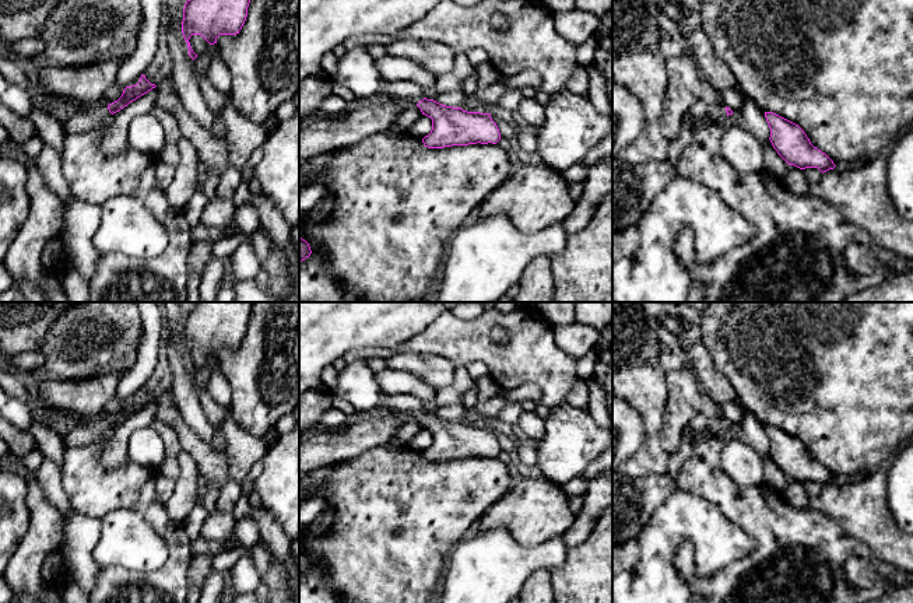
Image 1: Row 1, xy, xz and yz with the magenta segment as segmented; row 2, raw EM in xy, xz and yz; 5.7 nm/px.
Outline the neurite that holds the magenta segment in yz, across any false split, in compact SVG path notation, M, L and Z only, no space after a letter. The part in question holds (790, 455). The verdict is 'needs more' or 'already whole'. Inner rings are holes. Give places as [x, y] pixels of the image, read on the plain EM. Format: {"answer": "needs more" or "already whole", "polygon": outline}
{"answer": "already whole", "polygon": "M765 425L765 431L770 442L769 453L789 478L800 483L818 481L822 487L836 480L825 466L811 457L798 438L773 425Z"}

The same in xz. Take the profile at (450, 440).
{"answer": "needs more", "polygon": "M414 395L383 396L382 404L389 414L417 418L422 428L432 432L432 444L422 452L428 462L468 457L496 457L501 446L491 427L467 425L442 418L424 410L424 403Z"}

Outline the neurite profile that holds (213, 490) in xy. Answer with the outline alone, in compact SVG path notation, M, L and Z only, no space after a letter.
M207 480L206 494L203 498L203 506L206 508L207 513L215 509L221 488L222 488L221 485Z

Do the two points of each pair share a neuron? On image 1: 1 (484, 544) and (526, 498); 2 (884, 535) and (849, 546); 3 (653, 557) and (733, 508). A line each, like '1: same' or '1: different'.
1: different
2: different
3: different

